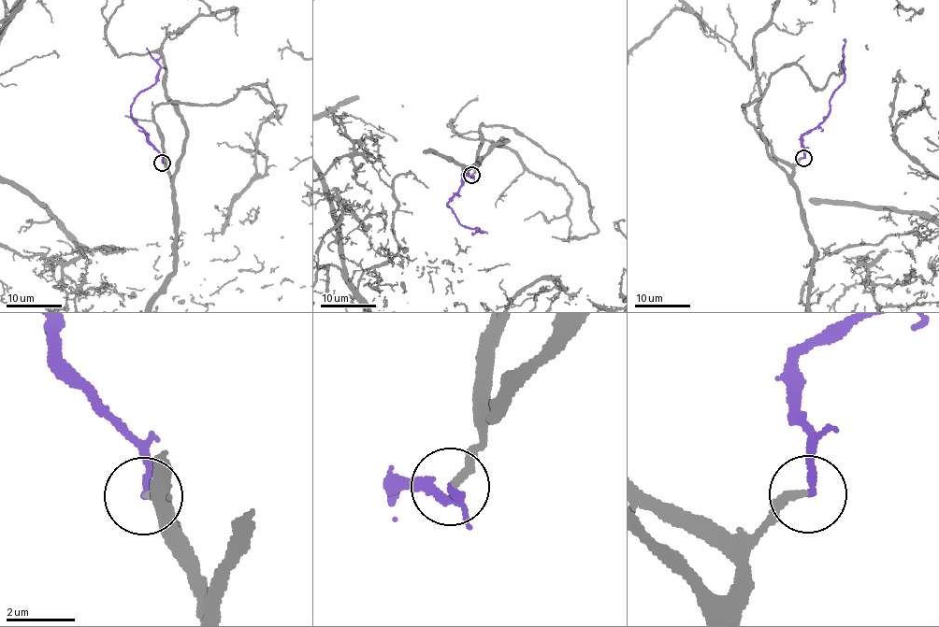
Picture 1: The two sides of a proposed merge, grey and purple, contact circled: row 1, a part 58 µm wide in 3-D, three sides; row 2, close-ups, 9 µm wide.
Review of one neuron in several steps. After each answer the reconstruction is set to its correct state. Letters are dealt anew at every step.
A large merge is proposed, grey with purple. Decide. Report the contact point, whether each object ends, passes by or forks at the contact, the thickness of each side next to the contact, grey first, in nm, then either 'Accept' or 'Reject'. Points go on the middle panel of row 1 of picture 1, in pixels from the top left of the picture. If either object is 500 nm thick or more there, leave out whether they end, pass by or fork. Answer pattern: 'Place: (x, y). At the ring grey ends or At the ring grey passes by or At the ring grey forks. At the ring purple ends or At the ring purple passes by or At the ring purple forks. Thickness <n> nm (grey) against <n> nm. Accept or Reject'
Place: (471, 175). At the ring grey ends. At the ring purple ends. Thickness 240 nm (grey) against 200 nm. Accept

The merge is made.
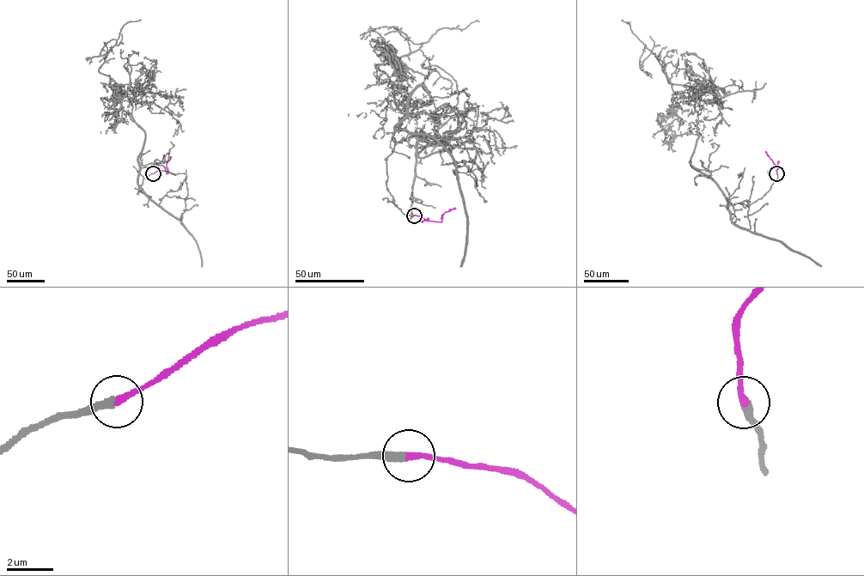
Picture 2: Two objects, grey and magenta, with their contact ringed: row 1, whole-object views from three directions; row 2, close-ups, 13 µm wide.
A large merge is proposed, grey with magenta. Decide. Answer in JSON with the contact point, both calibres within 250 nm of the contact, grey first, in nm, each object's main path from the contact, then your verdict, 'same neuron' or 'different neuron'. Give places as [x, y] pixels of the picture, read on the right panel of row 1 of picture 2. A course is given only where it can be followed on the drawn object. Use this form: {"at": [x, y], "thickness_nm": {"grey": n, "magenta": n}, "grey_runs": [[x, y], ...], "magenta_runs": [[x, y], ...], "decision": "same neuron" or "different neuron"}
{"at": [776, 173], "thickness_nm": {"grey": 380, "magenta": 280}, "grey_runs": [[776, 173], [762, 197], [729, 203], [691, 165], [699, 92], [674, 93], [680, 134], [697, 130], [712, 146]], "magenta_runs": [[776, 173], [778, 167], [765, 151]], "decision": "same neuron"}

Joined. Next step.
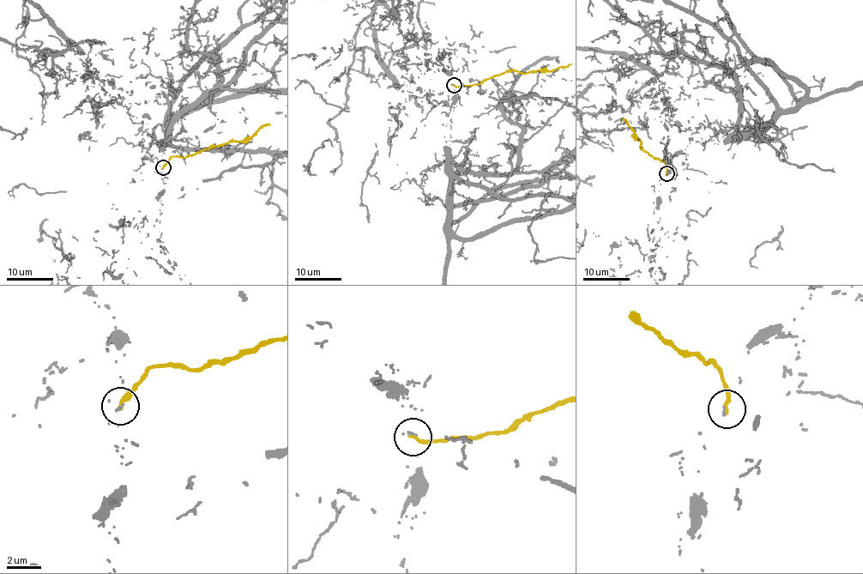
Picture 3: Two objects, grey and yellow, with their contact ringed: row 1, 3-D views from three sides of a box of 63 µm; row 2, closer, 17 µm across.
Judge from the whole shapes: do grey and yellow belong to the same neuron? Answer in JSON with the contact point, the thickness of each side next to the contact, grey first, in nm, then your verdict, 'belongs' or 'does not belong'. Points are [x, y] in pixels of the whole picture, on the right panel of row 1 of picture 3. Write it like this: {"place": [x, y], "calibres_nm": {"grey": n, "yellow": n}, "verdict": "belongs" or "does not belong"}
{"place": [666, 173], "calibres_nm": {"grey": 130, "yellow": 240}, "verdict": "does not belong"}

